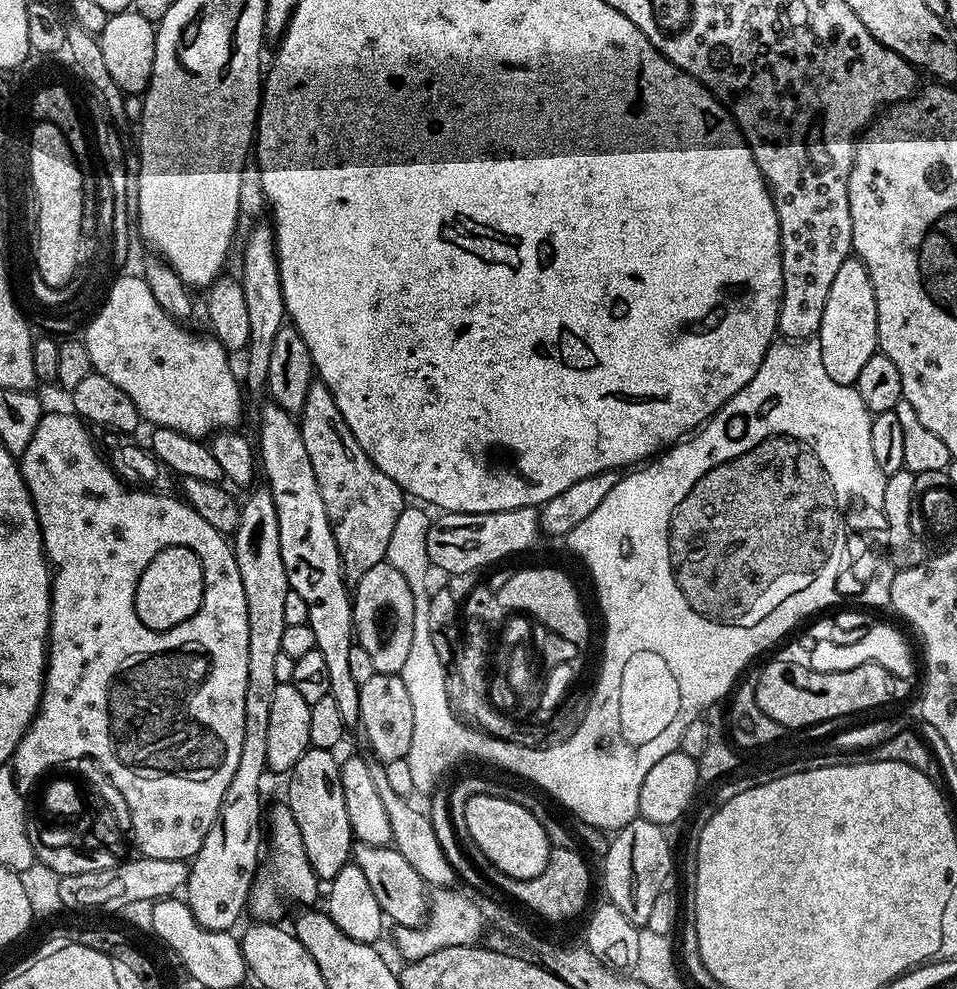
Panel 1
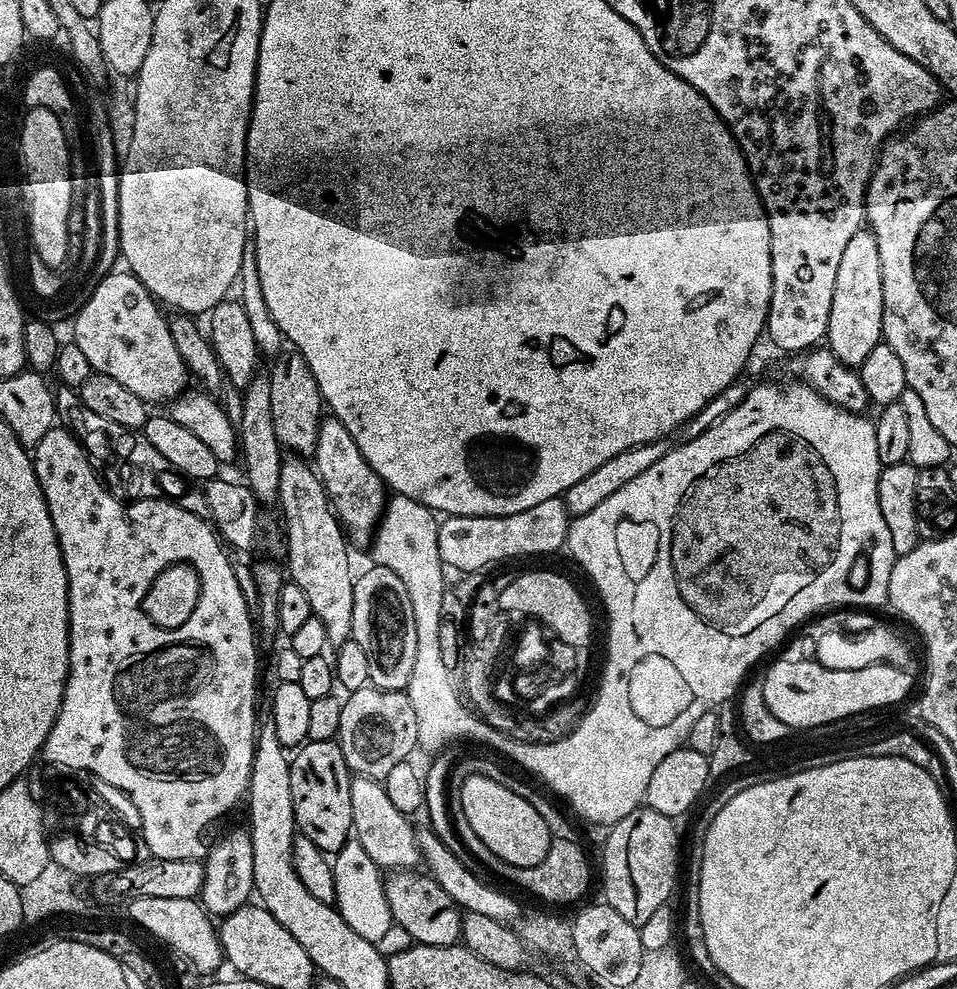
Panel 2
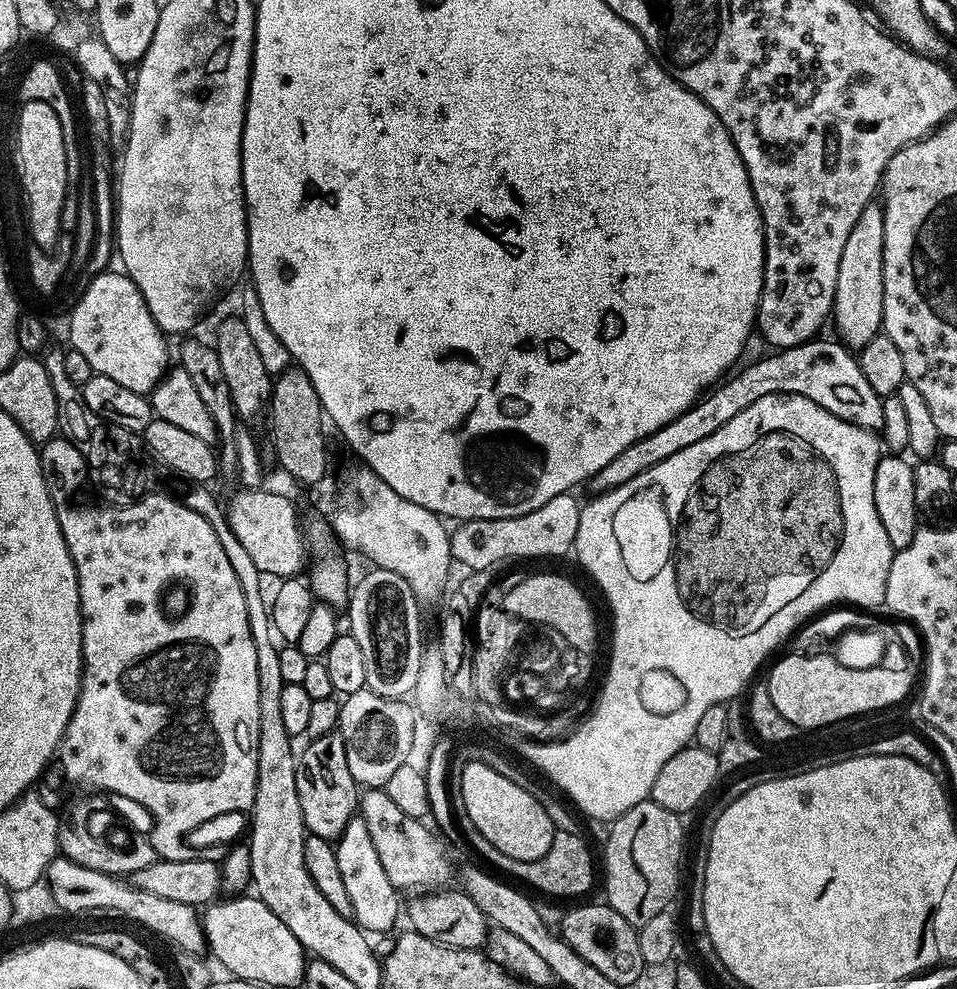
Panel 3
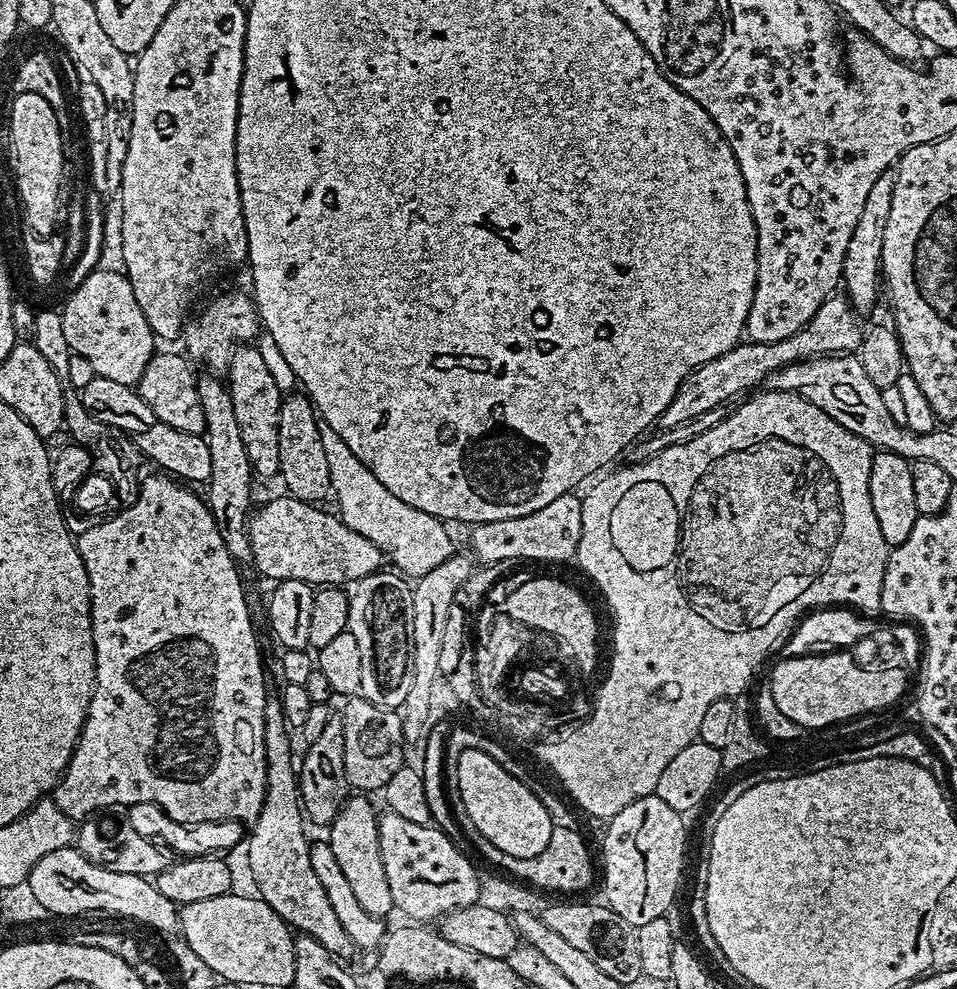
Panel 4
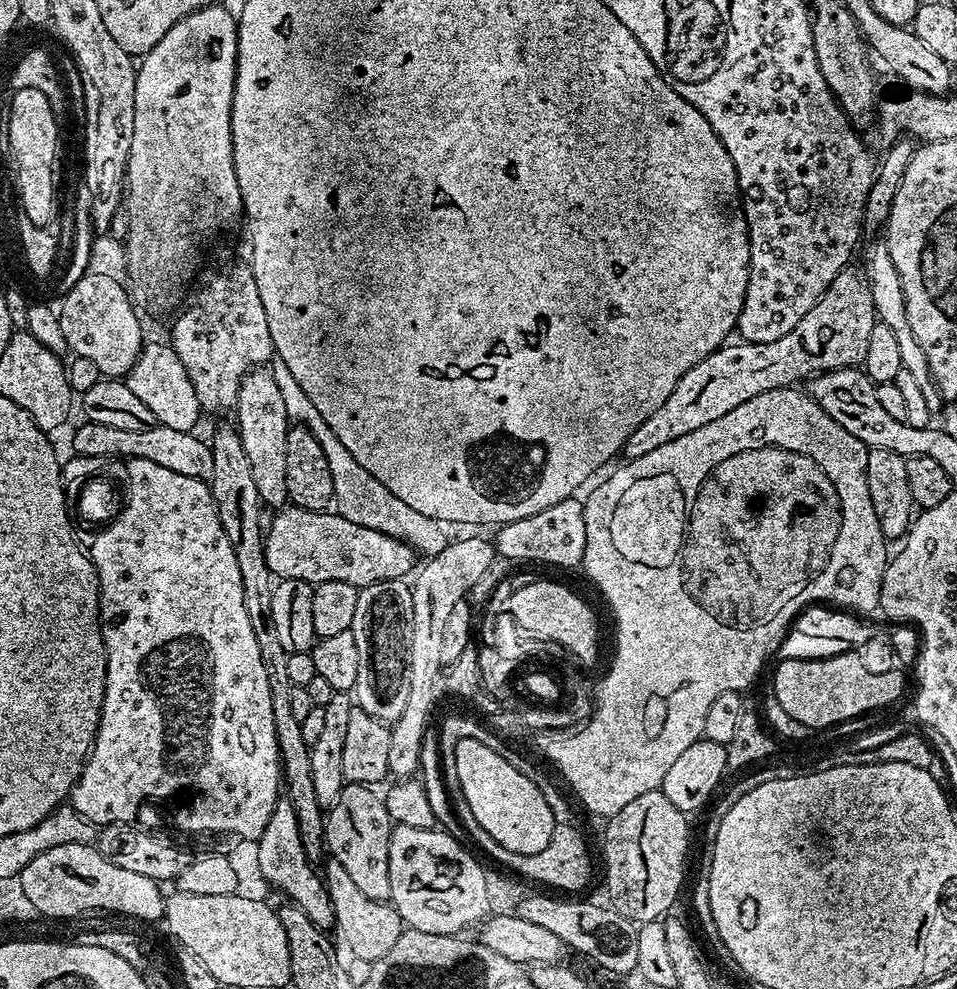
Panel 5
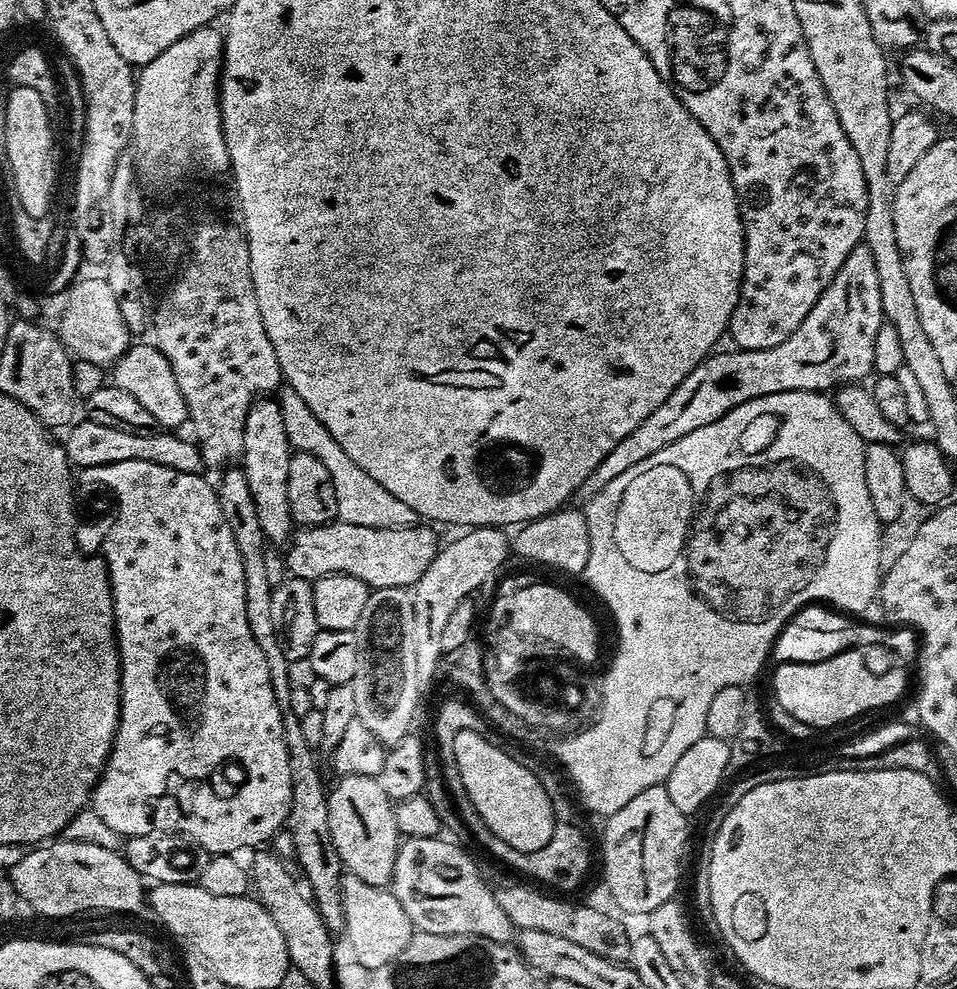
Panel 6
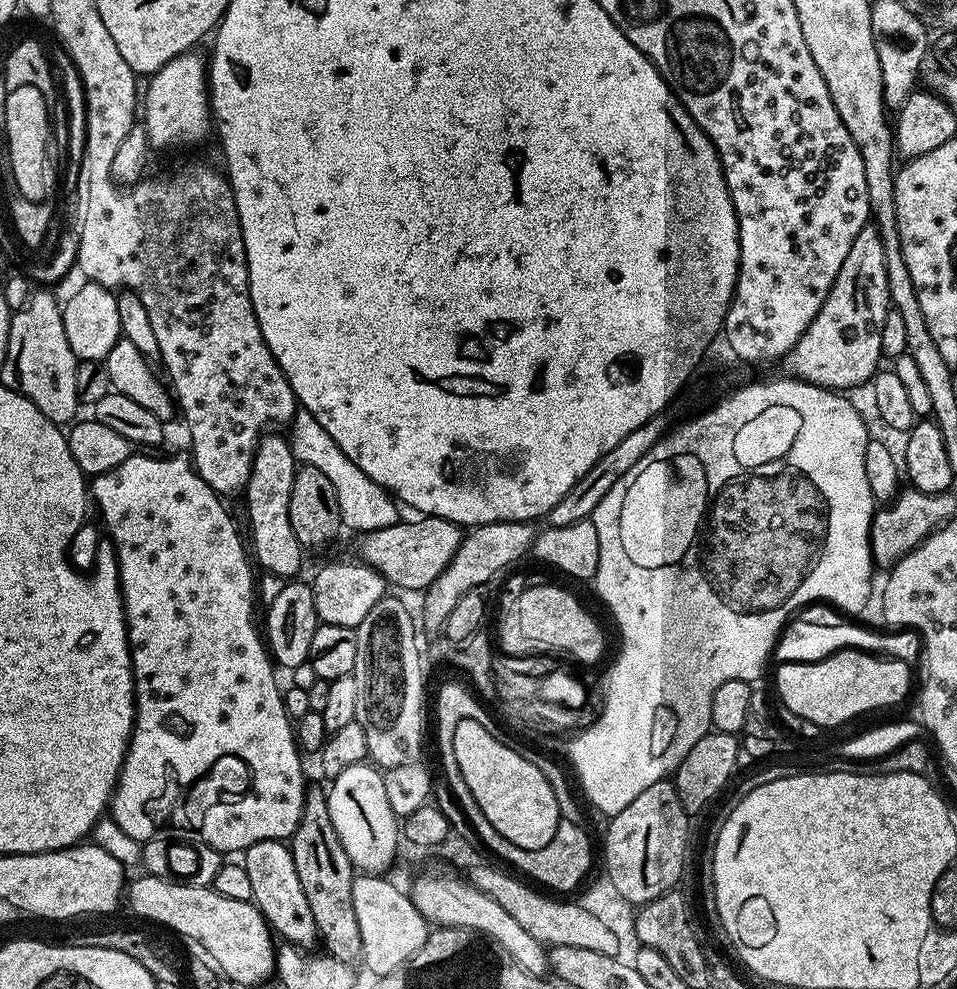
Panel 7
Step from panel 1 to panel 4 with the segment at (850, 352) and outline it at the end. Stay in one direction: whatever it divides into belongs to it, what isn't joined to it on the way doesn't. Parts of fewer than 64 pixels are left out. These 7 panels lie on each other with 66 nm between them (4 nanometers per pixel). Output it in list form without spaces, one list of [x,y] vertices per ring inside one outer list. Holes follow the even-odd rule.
[[[889,170],[874,182],[874,187],[866,197],[862,214],[858,217],[858,226],[854,226],[854,234],[846,245],[842,288],[847,301],[860,314],[870,311],[875,306],[876,299],[882,296],[882,241],[886,238],[886,218],[890,218],[890,205],[894,202],[895,181],[895,171]]]

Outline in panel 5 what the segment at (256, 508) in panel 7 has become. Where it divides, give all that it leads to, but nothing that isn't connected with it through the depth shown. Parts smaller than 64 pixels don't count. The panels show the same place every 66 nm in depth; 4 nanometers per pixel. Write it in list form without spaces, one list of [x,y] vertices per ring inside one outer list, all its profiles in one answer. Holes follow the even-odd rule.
[[[267,367],[254,368],[241,382],[234,407],[234,427],[240,431],[242,450],[246,450],[246,459],[250,461],[250,470],[254,473],[254,486],[258,486],[261,505],[279,510],[289,503],[286,490],[286,438],[290,421],[286,414],[286,405],[278,382],[274,382]]]

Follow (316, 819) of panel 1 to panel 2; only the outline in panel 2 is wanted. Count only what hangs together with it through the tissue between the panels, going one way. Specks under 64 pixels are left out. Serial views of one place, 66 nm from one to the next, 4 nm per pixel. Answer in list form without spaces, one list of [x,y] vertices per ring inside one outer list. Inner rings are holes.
[[[308,740],[290,761],[290,798],[294,798],[294,818],[299,835],[310,838],[310,842],[325,854],[339,852],[353,835],[350,814],[353,773],[348,771],[339,743],[336,740]]]

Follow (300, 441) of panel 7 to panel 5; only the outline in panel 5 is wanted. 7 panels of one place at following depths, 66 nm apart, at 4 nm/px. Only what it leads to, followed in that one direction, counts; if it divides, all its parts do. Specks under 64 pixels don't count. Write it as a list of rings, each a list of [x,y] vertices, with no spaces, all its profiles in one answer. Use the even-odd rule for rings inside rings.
[[[279,358],[273,359],[270,371],[274,382],[278,382],[278,390],[282,390],[289,421],[299,422],[303,427],[310,429],[314,438],[318,438],[318,446],[322,446],[322,454],[326,454],[326,462],[330,462],[330,478],[334,478],[334,494],[336,495],[335,511],[339,512],[342,518],[350,518],[350,522],[358,522],[358,526],[373,528],[382,534],[392,536],[395,540],[409,544],[412,551],[417,554],[437,556],[450,542],[450,536],[444,533],[445,525],[441,521],[420,513],[419,510],[413,510],[411,506],[406,506],[406,502],[390,494],[390,490],[386,490],[386,486],[382,486],[382,482],[378,482],[374,474],[362,470],[362,466],[354,462],[350,450],[346,450],[346,446],[338,442],[338,434],[334,434],[334,430],[326,426],[326,418],[318,414],[318,406],[314,406],[314,402],[306,398],[306,390],[302,390],[294,374],[286,370],[286,362],[282,362]]]

